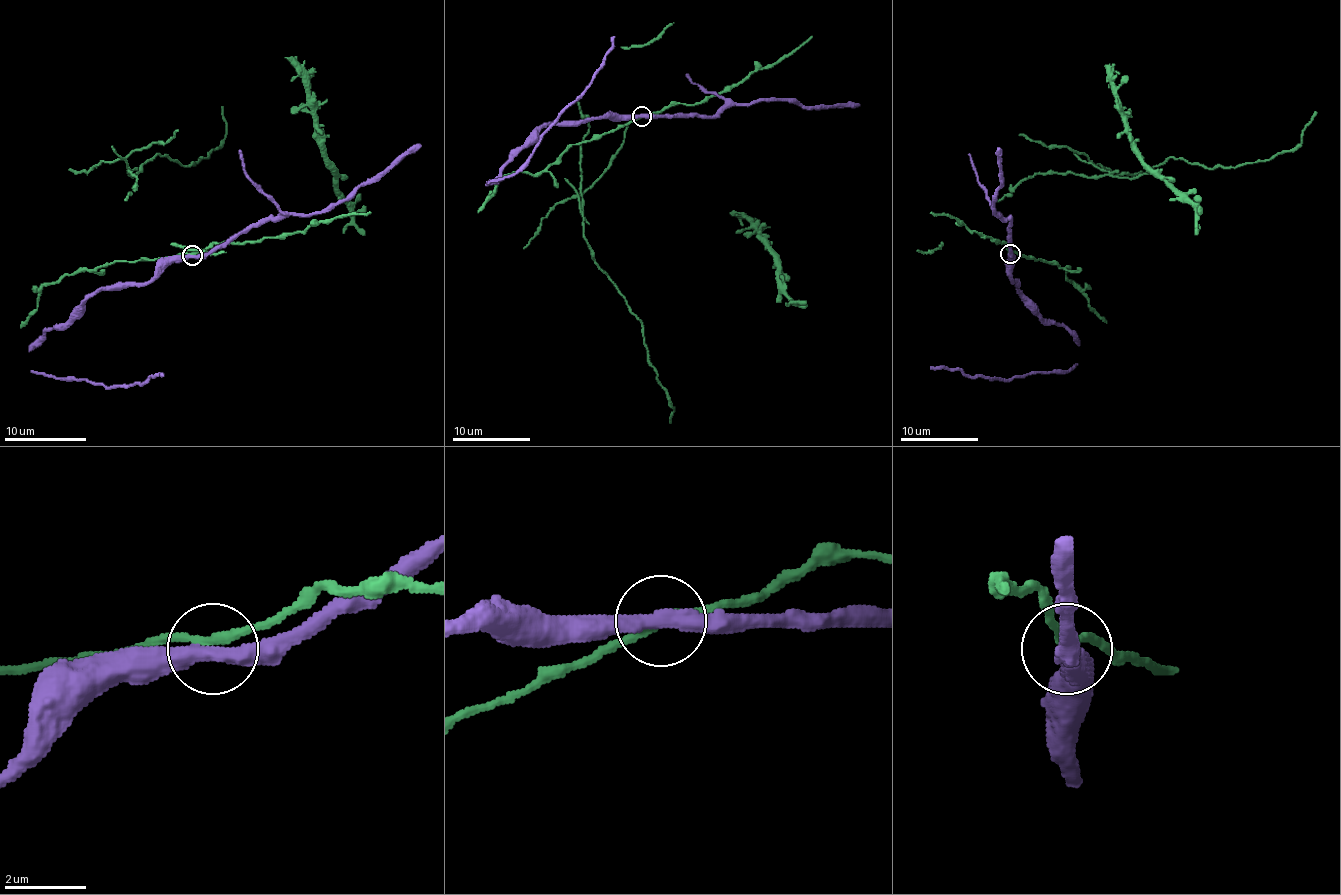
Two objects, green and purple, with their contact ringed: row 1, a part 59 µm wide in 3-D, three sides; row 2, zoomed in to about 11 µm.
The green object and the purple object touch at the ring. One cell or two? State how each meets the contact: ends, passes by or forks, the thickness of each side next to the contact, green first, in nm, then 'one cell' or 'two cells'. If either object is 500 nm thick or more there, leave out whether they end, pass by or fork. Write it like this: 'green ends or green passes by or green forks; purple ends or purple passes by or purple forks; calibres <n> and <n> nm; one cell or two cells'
green passes by; purple passes by; calibres 190 and 400 nm; one cell

